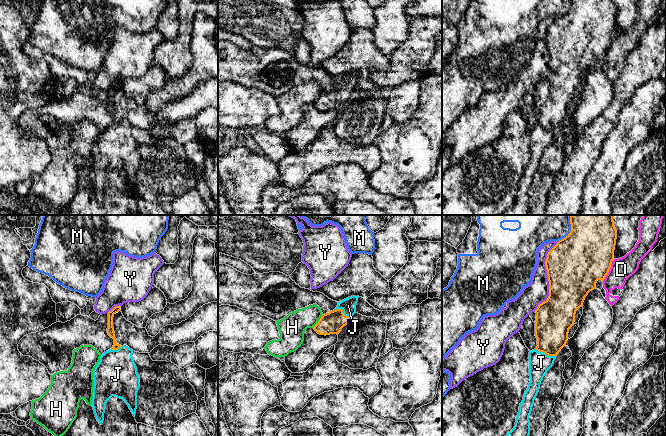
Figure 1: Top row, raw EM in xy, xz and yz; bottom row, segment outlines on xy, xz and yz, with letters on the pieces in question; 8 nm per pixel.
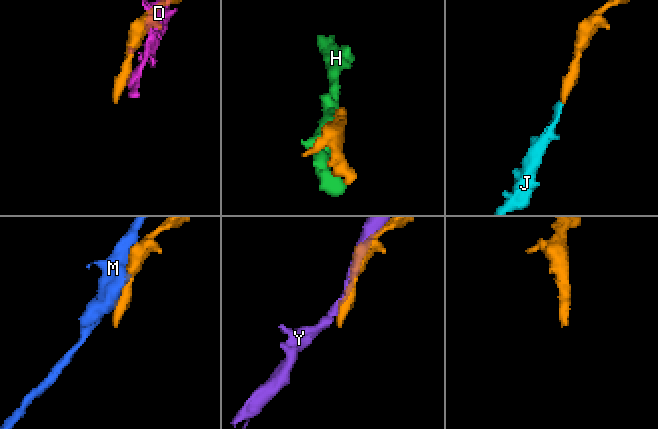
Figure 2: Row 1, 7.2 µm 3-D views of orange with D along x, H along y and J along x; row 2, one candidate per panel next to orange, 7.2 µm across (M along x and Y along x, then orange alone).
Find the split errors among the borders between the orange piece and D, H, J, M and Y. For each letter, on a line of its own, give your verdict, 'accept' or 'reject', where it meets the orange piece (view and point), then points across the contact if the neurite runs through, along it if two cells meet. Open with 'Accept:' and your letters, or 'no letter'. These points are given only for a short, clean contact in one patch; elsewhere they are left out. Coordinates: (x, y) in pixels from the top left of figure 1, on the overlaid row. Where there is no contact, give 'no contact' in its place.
Accept: J
D: reject; contact yz (609, 269)
H: reject; contact xz (318, 321)
J: accept; contact xz (342, 312); way xz (330, 323), (342, 312), (348, 305)
M: reject; contact yz (571, 229)
Y: reject; contact yz (548, 277)

